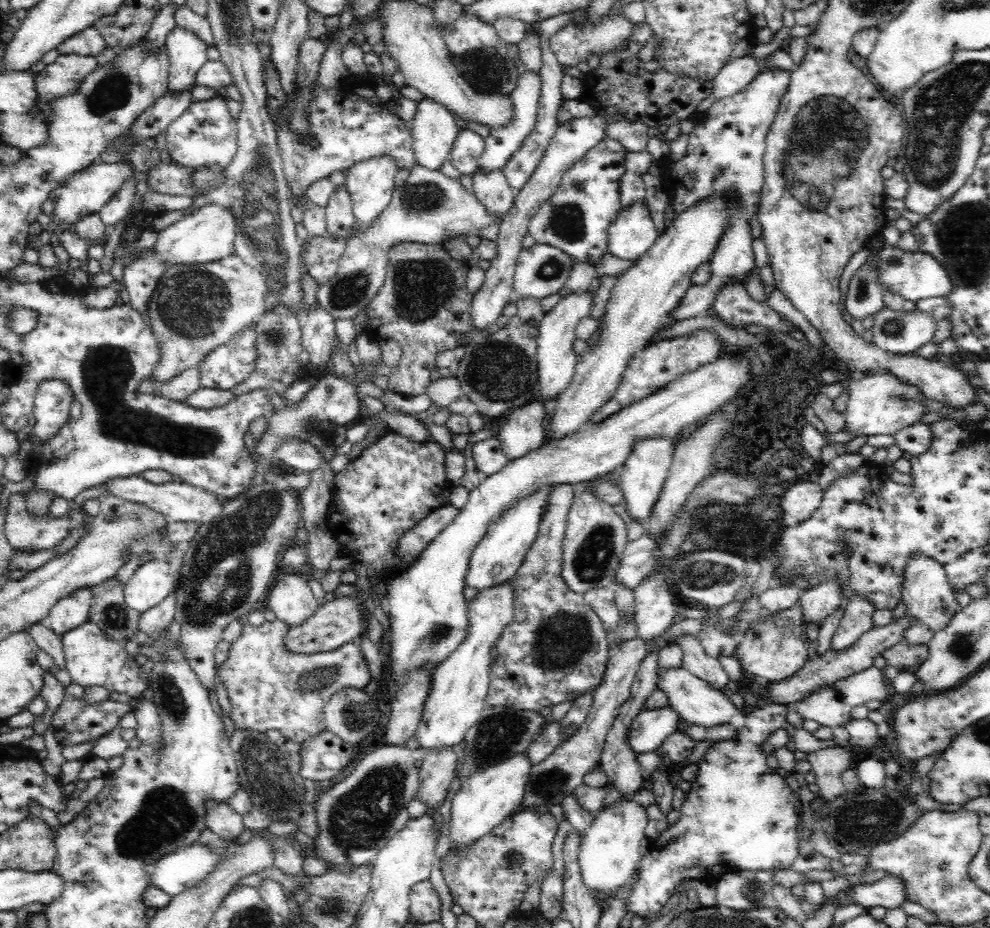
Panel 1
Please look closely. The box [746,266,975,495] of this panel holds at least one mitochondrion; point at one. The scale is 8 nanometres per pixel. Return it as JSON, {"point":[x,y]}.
{"point":[894,327]}

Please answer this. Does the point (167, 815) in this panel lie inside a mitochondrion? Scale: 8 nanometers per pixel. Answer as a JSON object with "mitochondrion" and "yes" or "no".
{"mitochondrion":"yes"}

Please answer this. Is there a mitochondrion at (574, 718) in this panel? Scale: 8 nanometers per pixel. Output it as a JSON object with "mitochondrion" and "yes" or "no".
{"mitochondrion":"no"}

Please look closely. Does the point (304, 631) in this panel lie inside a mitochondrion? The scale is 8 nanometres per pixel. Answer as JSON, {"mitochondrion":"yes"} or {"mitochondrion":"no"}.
{"mitochondrion":"no"}

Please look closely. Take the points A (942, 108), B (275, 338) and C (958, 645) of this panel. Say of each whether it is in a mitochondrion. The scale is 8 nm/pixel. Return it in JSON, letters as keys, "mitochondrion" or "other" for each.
{"A":"mitochondrion","B":"mitochondrion","C":"mitochondrion"}

